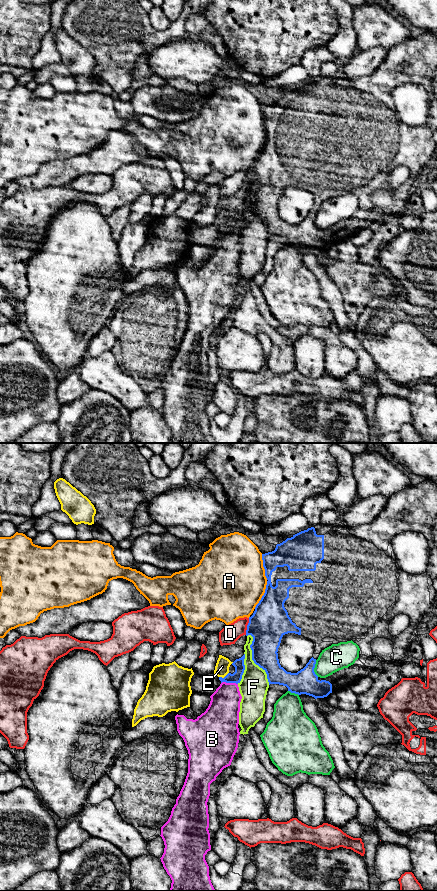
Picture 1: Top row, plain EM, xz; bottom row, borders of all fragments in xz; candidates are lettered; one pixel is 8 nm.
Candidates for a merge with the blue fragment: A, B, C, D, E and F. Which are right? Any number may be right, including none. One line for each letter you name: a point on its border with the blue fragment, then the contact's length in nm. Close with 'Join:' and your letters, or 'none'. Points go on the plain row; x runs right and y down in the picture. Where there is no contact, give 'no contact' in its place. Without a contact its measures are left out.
B: meets blue in xz at (229, 234); contact 140 nm long
Join: B

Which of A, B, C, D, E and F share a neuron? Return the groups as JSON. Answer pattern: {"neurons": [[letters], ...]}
{"neurons": [["A"], ["B"], ["C"], ["D"], ["E"], ["F"]]}

